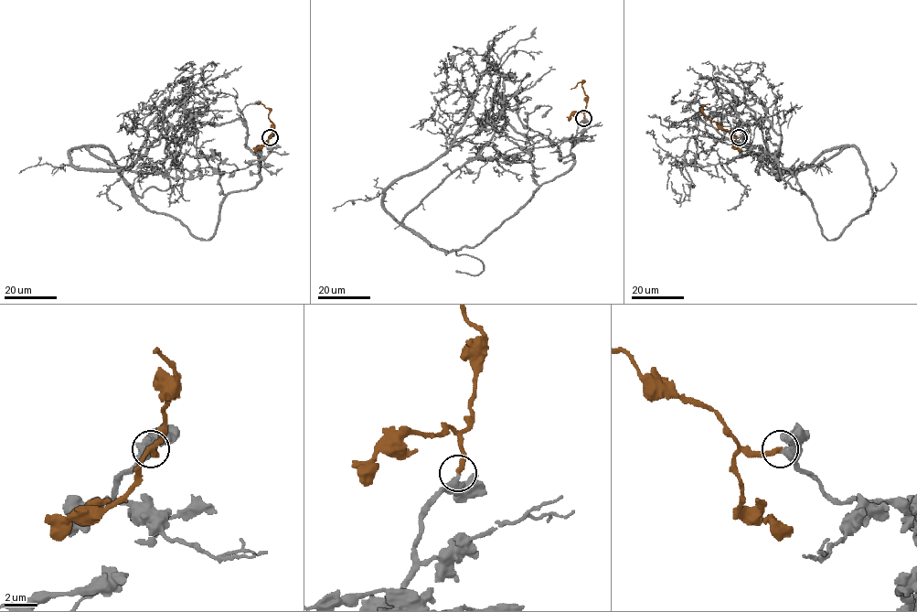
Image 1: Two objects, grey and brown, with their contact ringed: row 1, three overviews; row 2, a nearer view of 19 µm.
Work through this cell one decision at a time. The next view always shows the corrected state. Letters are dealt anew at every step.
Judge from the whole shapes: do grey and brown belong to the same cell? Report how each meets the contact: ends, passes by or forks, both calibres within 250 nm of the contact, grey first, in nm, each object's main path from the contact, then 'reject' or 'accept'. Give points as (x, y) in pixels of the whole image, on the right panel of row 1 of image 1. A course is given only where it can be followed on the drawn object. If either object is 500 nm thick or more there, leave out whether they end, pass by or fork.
grey passes by | brown ends | 360/320 nm | grey via (740, 137), (768, 173), (782, 168), (773, 154), (687, 164), (687, 144), (718, 139), (744, 187), (727, 209) | brown via (740, 137), (734, 137), (708, 117), (702, 108), (709, 103) | accept

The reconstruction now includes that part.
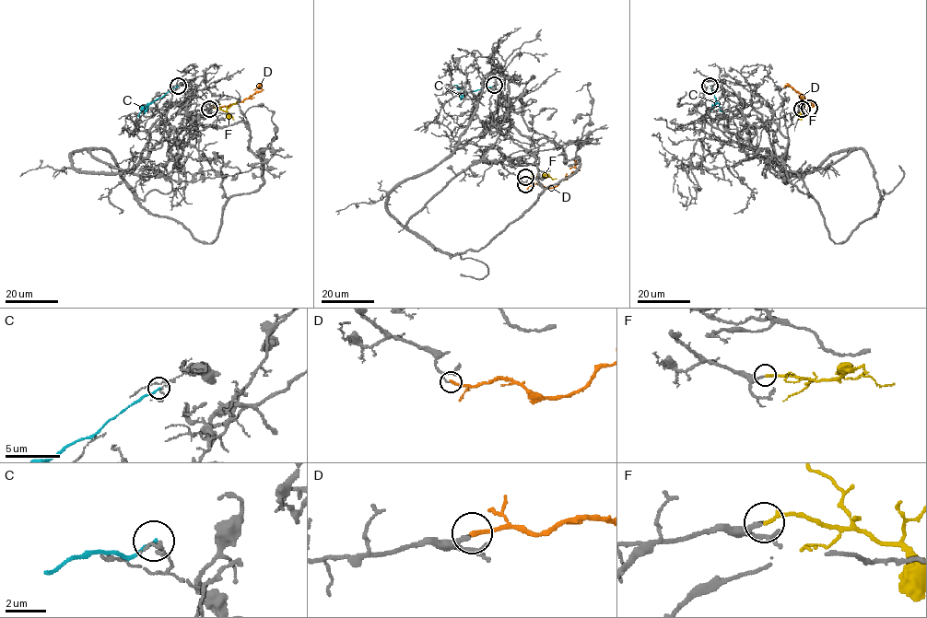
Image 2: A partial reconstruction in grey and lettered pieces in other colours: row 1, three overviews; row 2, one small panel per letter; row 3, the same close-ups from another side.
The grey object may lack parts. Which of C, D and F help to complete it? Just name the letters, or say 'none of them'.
F

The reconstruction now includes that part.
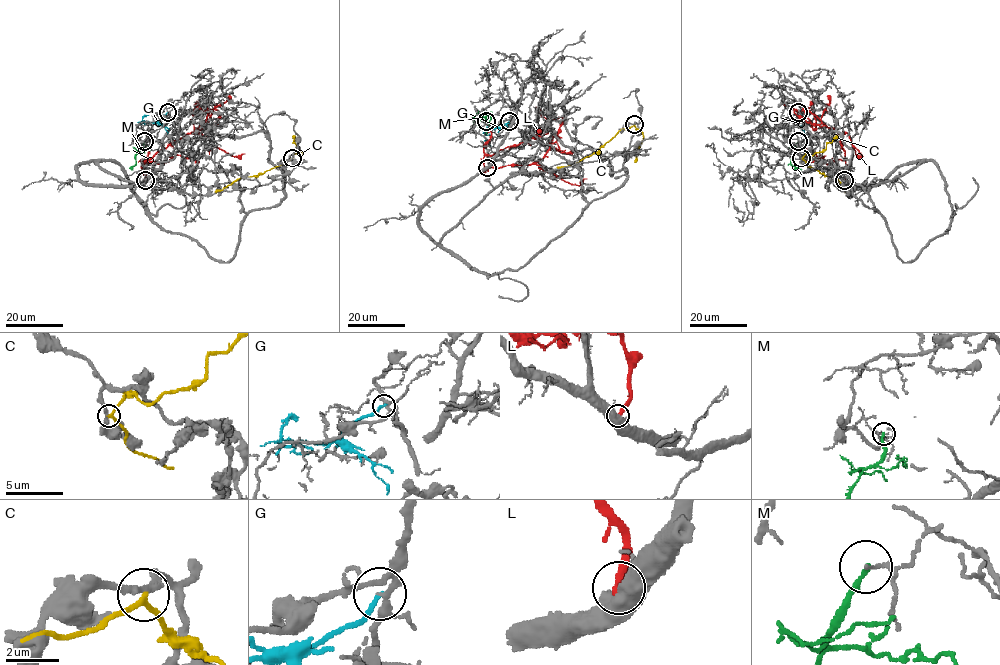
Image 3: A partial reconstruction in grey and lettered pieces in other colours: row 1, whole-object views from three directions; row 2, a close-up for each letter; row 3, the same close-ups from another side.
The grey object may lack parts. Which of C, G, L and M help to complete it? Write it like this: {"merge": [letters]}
{"merge": []}

